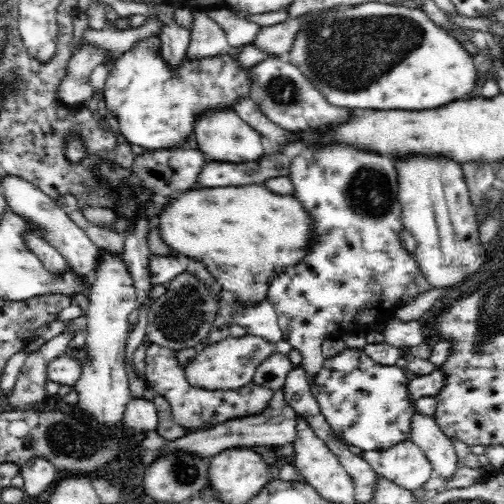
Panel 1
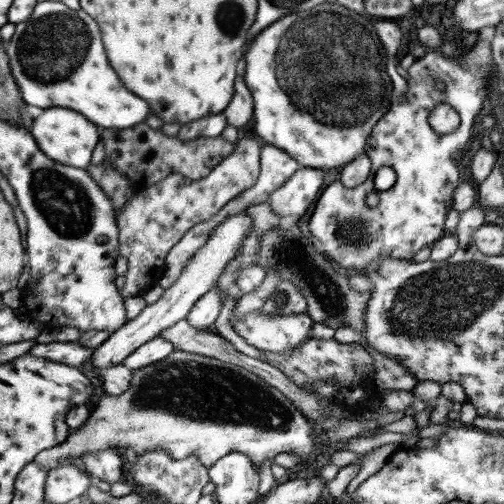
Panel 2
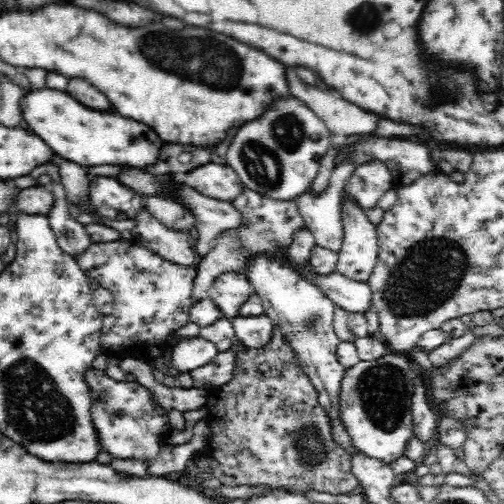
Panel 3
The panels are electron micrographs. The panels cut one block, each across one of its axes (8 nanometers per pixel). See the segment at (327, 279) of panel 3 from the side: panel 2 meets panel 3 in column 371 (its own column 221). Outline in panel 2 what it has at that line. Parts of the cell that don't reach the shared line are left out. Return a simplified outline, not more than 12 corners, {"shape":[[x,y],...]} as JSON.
{"shape":[[225,290],[203,294],[187,314],[195,330],[213,326]]}

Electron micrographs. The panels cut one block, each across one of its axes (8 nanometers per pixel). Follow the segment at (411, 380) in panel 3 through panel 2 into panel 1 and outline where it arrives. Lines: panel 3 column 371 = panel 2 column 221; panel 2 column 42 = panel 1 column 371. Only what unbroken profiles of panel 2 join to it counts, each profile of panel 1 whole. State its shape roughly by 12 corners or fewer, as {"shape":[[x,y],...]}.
{"shape":[[412,440],[362,452],[378,476],[410,492],[434,476]]}

